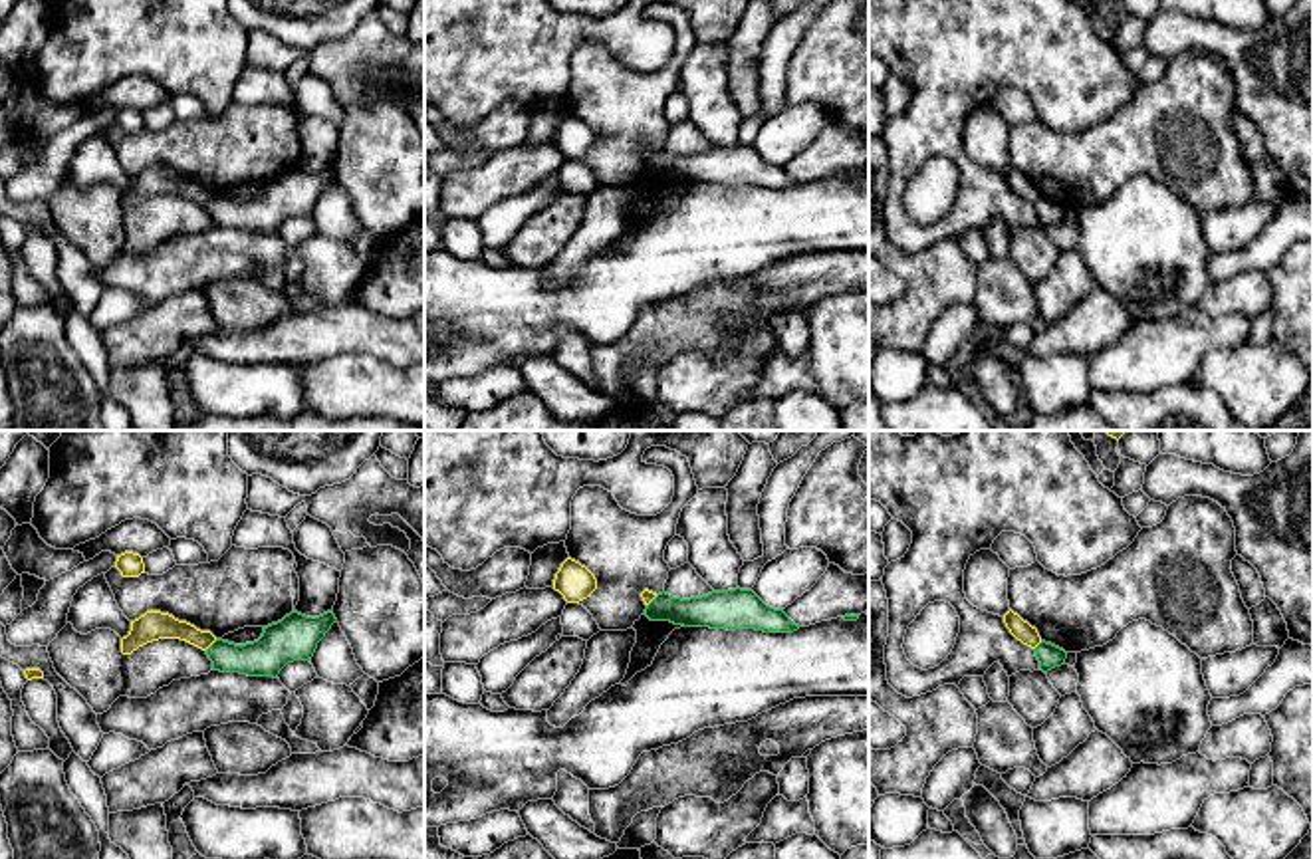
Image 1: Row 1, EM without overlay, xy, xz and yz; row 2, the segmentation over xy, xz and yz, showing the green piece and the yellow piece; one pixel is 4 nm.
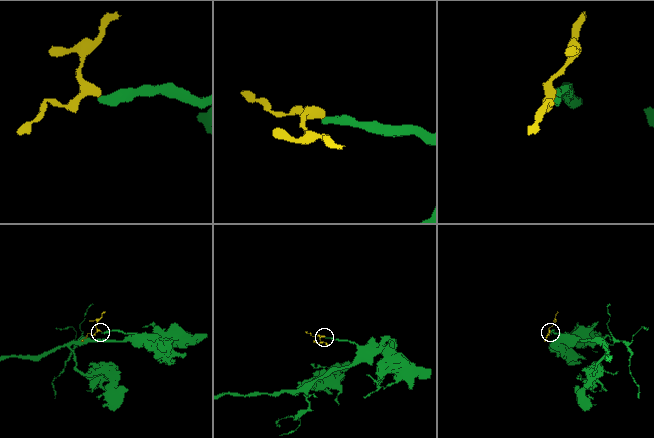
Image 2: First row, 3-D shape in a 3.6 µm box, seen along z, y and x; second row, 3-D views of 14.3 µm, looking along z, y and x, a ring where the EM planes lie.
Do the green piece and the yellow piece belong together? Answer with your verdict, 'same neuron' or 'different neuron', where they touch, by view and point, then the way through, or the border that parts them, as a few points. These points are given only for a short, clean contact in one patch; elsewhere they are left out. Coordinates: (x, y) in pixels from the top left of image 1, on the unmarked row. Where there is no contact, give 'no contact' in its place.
different neuron; contact xy (213, 199); border xy (217, 195), (205, 205)

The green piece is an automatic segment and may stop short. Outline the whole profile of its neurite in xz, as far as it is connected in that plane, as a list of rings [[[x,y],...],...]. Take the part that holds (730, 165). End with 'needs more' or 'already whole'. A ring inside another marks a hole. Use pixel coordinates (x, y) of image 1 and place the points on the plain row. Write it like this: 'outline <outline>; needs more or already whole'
outline [[[740,143],[690,155],[672,153],[662,147],[647,161],[645,171],[651,177],[728,186],[793,188],[799,184],[783,165],[774,165],[752,145]]]; already whole

